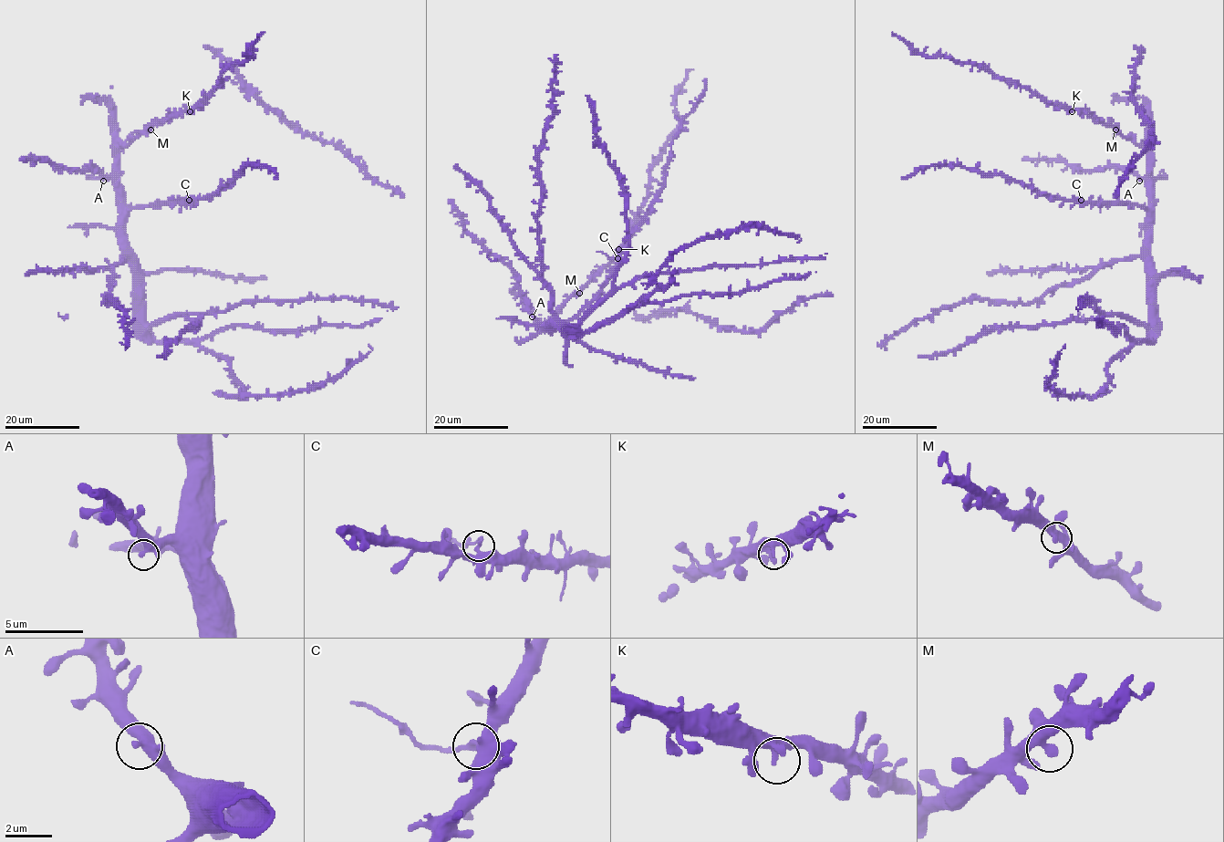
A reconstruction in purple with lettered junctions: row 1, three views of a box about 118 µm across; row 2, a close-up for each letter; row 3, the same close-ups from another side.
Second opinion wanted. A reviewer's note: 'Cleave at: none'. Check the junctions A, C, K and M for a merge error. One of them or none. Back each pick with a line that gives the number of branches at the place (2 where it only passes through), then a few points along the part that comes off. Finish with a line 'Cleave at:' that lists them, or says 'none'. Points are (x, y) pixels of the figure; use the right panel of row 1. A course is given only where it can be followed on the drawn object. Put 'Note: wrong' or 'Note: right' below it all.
C: Branches: 3
Cleave at: C
Note: wrong

